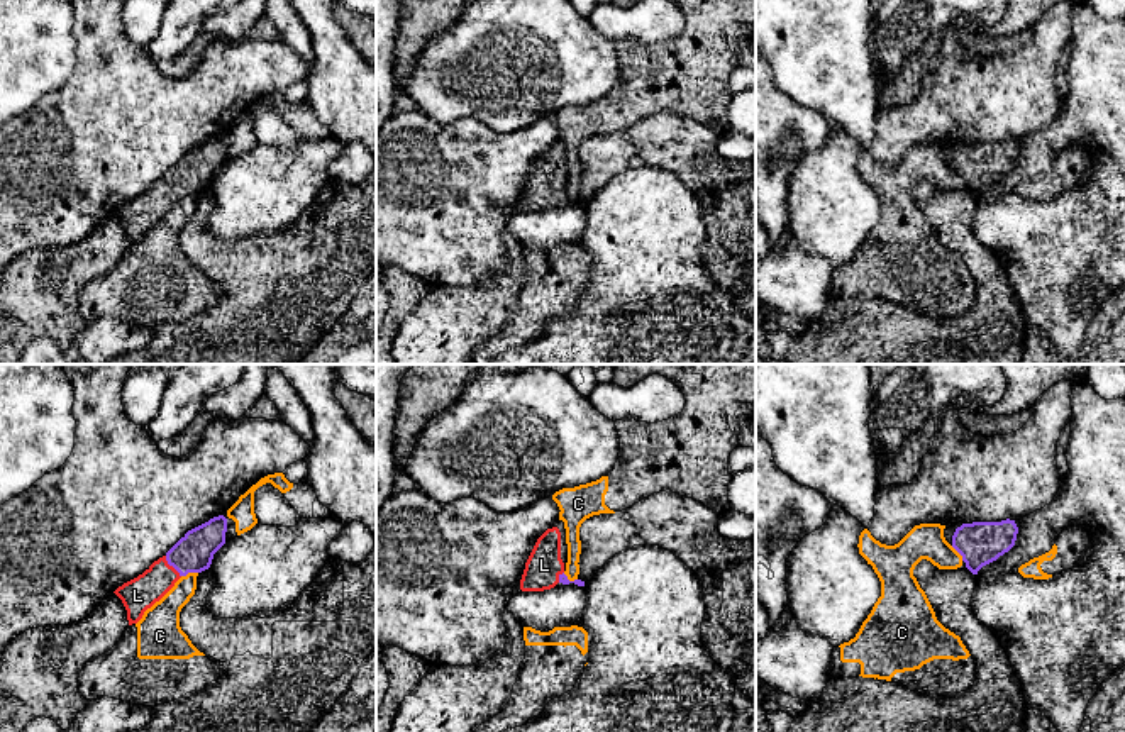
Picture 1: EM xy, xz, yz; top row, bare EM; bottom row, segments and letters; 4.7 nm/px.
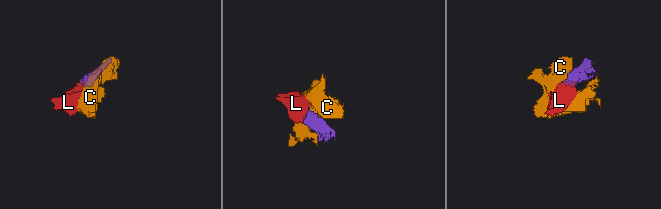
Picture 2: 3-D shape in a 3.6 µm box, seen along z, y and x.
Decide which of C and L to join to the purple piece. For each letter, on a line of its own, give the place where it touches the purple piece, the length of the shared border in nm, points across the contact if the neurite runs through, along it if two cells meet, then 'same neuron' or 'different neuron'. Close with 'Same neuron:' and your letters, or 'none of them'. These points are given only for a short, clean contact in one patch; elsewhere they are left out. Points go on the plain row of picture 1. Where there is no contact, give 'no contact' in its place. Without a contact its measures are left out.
C: xy (188, 192) | 80 nm | along xy (197, 192), (188, 192), (182, 197) | different neuron
L: xy (171, 185) | 130 nm | across xy (193, 173), (171, 185), (138, 216) | same neuron
Same neuron: L

